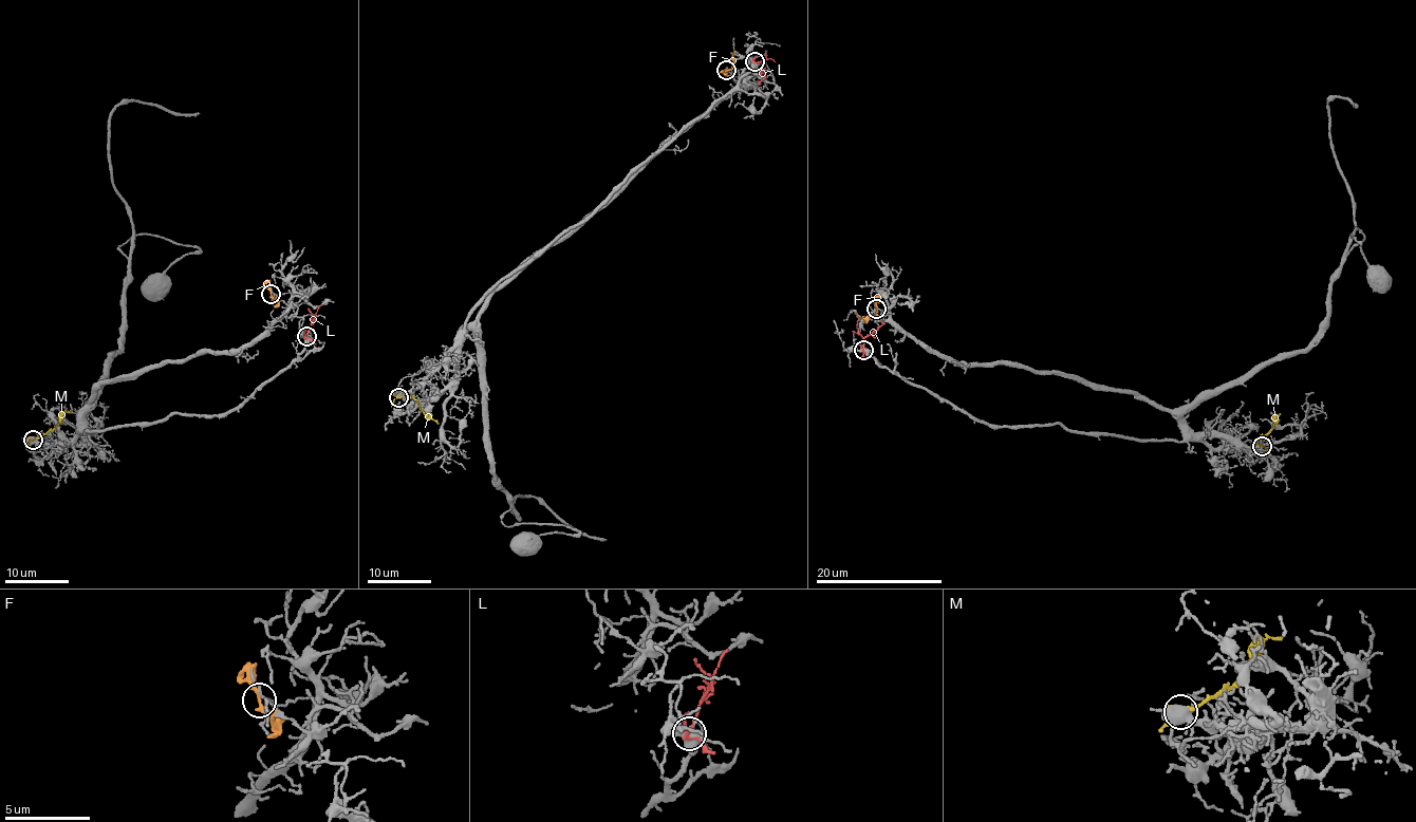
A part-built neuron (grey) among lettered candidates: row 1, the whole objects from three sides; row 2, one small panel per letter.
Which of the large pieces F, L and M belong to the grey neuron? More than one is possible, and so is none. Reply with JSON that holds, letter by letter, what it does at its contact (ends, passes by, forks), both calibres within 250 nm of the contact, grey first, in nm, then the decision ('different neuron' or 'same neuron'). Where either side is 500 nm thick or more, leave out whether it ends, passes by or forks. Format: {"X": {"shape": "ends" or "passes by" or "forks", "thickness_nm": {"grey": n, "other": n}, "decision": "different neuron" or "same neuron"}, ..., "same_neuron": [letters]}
{"F": {"shape": "passes by", "thickness_nm": {"grey": 100, "other": 200}, "decision": "different neuron"}, "L": {"shape": "forks", "thickness_nm": {"grey": 400, "other": 140}, "decision": "same neuron"}, "M": {"shape": "forks", "thickness_nm": {"grey": 440, "other": 100}, "decision": "different neuron"}, "same_neuron": ["L"]}

